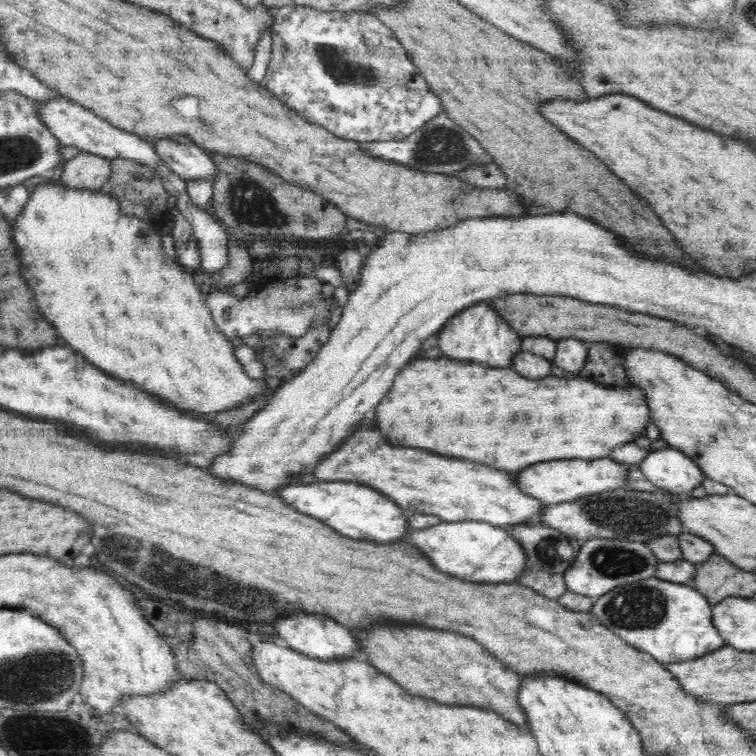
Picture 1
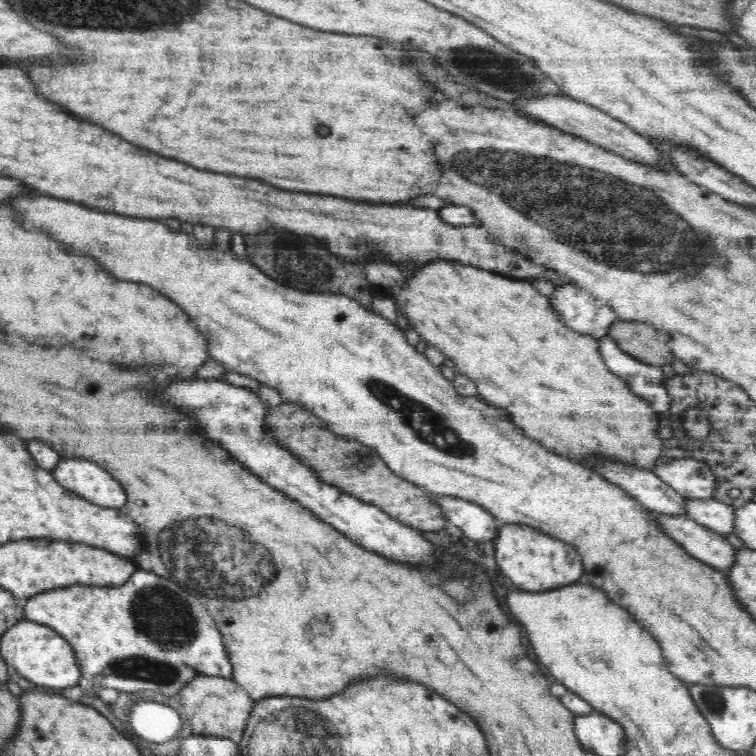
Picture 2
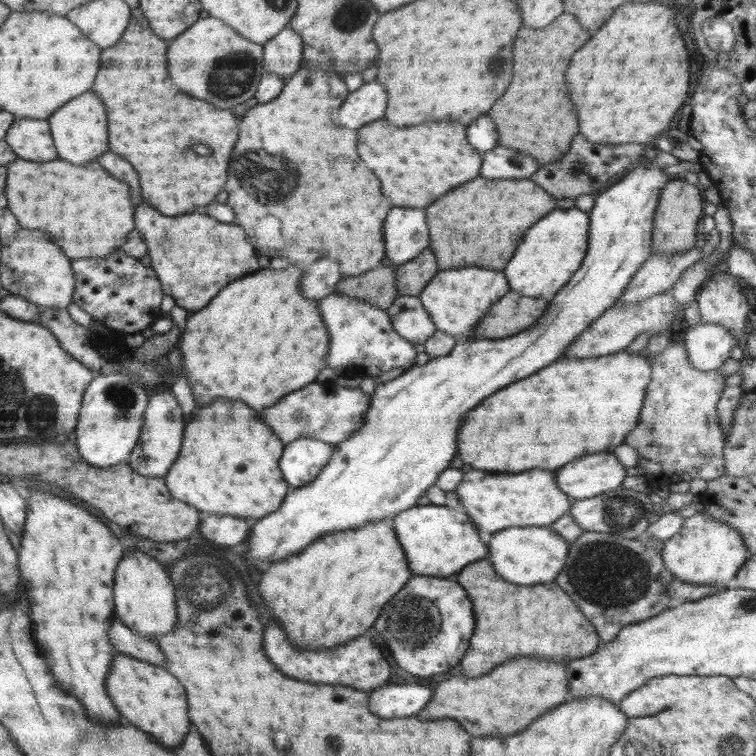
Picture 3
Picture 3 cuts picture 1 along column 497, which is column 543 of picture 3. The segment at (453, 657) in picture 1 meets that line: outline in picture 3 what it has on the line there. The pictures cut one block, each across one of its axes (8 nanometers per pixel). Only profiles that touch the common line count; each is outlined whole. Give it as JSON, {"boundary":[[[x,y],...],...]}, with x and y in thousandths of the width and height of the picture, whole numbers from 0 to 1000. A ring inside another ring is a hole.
{"boundary":[[[683,870],[632,896],[601,893],[574,907],[574,918],[562,938],[548,948],[562,954],[598,948],[624,975],[671,975],[693,967],[709,948],[753,926],[749,878],[709,870]],[[672,892],[672,899],[669,899]],[[672,910],[672,915],[669,915]]]}

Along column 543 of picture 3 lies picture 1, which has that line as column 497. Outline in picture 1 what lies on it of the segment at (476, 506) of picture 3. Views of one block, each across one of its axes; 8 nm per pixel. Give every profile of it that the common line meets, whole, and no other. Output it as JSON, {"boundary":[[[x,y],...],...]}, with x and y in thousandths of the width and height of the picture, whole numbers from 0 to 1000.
{"boundary":[[[487,561],[479,563],[468,577],[460,577],[450,598],[439,598],[437,603],[429,603],[426,614],[421,614],[415,630],[419,635],[429,638],[463,635],[474,640],[487,640],[492,646],[500,646],[511,657],[521,661],[529,671],[537,675],[537,679],[577,681],[585,689],[606,690],[611,688],[640,689],[660,697],[680,696],[680,693],[702,692],[701,688],[712,688],[720,667],[714,660],[706,656],[690,652],[690,648],[683,643],[683,627],[677,624],[661,624],[651,622],[638,614],[616,611],[616,608],[595,608],[587,603],[577,603],[569,598],[548,595],[548,593],[524,593],[511,587],[505,574],[500,569],[489,569]]]}

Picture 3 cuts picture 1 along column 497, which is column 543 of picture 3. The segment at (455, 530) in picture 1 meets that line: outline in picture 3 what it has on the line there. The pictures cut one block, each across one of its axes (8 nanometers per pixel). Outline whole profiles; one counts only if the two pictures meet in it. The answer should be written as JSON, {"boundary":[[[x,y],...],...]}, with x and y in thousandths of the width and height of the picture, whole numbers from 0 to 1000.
{"boundary":[[[725,694],[702,697],[672,697],[656,702],[646,720],[651,750],[667,767],[698,775],[733,769],[746,751],[754,730],[754,718]]]}

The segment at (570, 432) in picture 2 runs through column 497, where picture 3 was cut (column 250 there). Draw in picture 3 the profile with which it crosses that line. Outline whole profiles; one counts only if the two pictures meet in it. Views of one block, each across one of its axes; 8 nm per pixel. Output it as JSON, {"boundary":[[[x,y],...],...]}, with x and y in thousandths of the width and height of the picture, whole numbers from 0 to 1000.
{"boundary":[[[386,349],[376,357],[347,357],[333,365],[310,370],[296,384],[291,384],[272,407],[249,418],[238,450],[239,481],[247,492],[247,504],[259,526],[258,537],[265,540],[278,534],[275,529],[294,524],[304,529],[320,529],[331,540],[354,540],[378,521],[417,505],[418,497],[431,487],[437,440],[426,426],[421,399],[392,386],[392,368],[397,373],[399,362],[402,354]]]}

